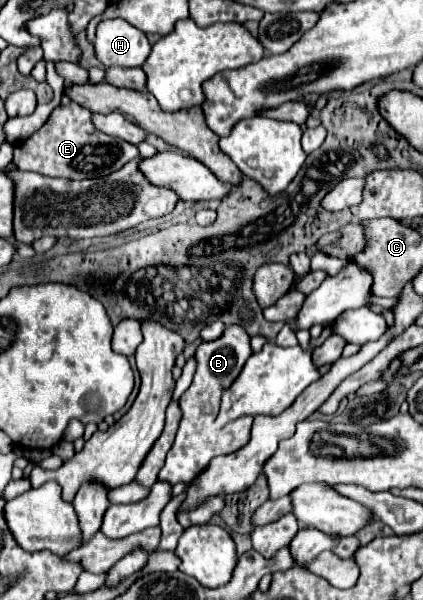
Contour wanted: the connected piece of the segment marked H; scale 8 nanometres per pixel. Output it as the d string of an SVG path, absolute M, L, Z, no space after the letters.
M113 18L99 22L95 38L95 54L105 68L143 66L149 52L151 44L147 36L127 20Z

